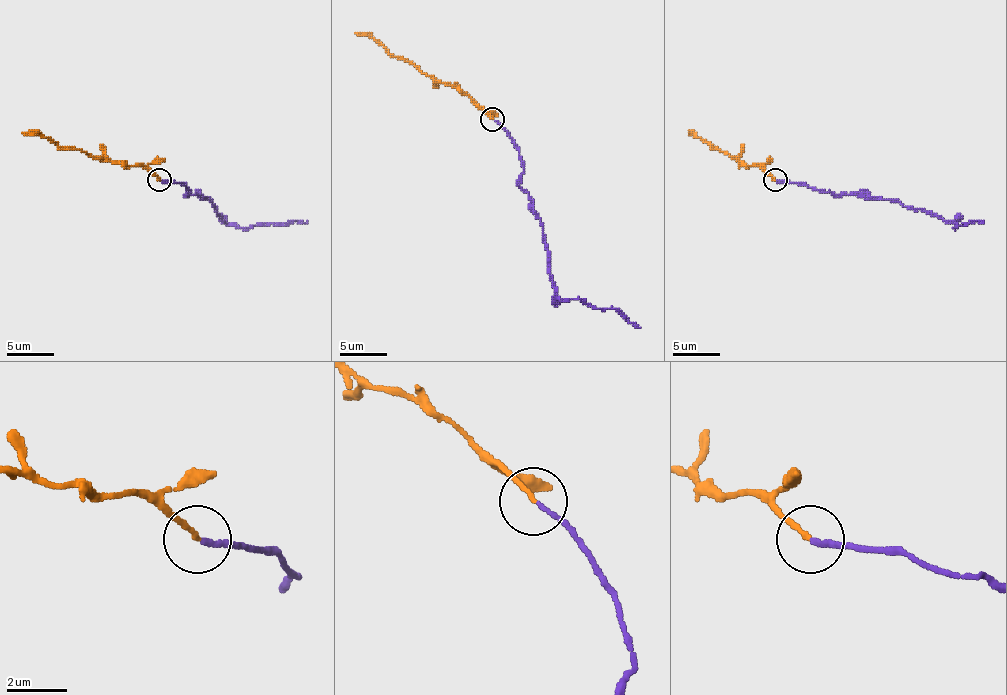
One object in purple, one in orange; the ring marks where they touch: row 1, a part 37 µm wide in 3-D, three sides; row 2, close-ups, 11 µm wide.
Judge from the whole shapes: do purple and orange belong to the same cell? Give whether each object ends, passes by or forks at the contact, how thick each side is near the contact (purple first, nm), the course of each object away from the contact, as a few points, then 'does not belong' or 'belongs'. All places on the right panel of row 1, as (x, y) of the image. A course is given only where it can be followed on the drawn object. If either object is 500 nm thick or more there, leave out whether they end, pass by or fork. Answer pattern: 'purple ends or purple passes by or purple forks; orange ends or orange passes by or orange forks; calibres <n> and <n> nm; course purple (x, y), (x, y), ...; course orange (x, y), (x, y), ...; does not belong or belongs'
purple ends; orange ends; calibres 140 and 150 nm; course purple (774, 180), (803, 182), (824, 192), (898, 199), (905, 206), (936, 213), (950, 220), (955, 228), (983, 220); course orange (774, 180), (758, 166), (736, 161), (689, 133); does not belong

